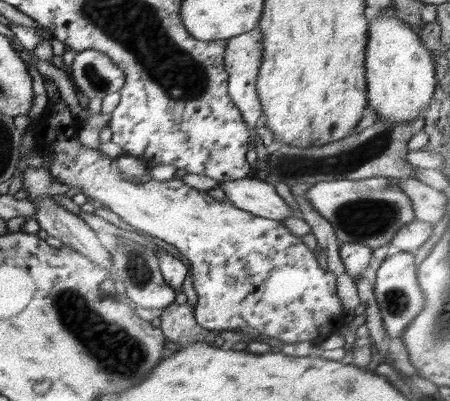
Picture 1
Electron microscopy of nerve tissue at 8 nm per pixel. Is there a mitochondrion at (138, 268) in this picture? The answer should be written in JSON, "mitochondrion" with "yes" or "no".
{"mitochondrion":"yes"}

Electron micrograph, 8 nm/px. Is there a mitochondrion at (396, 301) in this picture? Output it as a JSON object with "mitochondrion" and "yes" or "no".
{"mitochondrion":"yes"}

